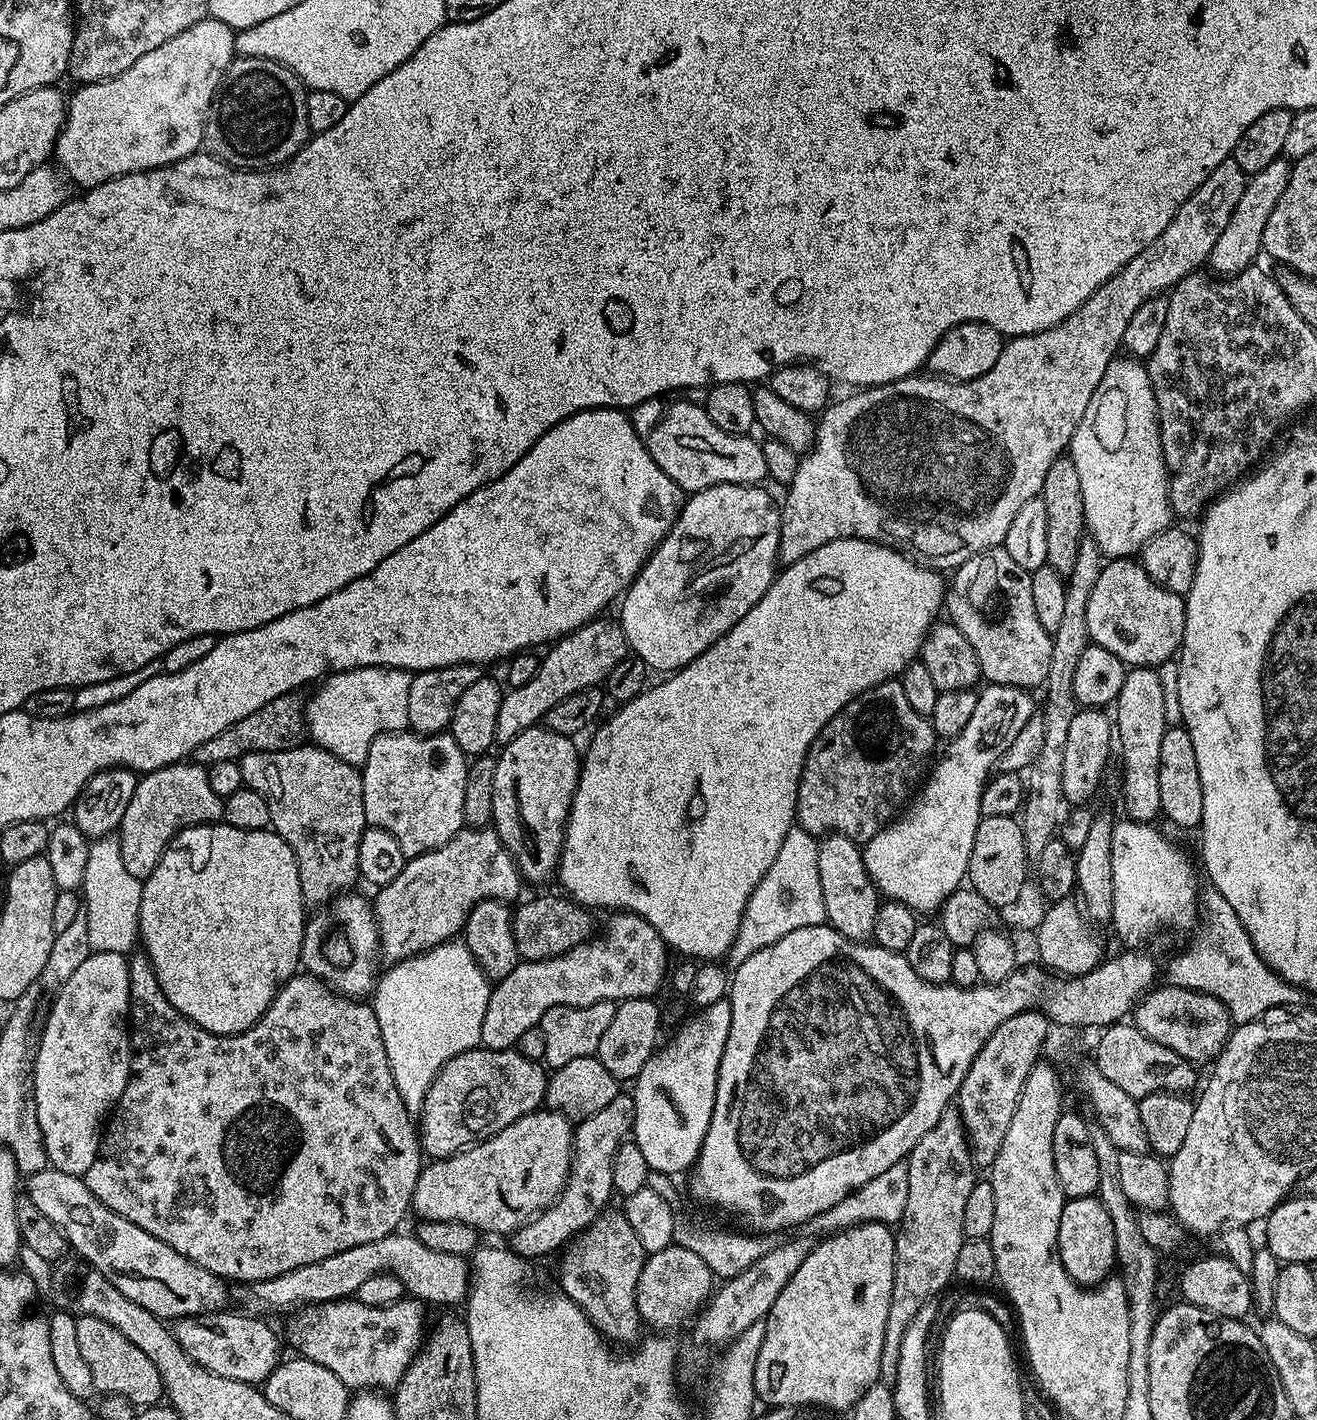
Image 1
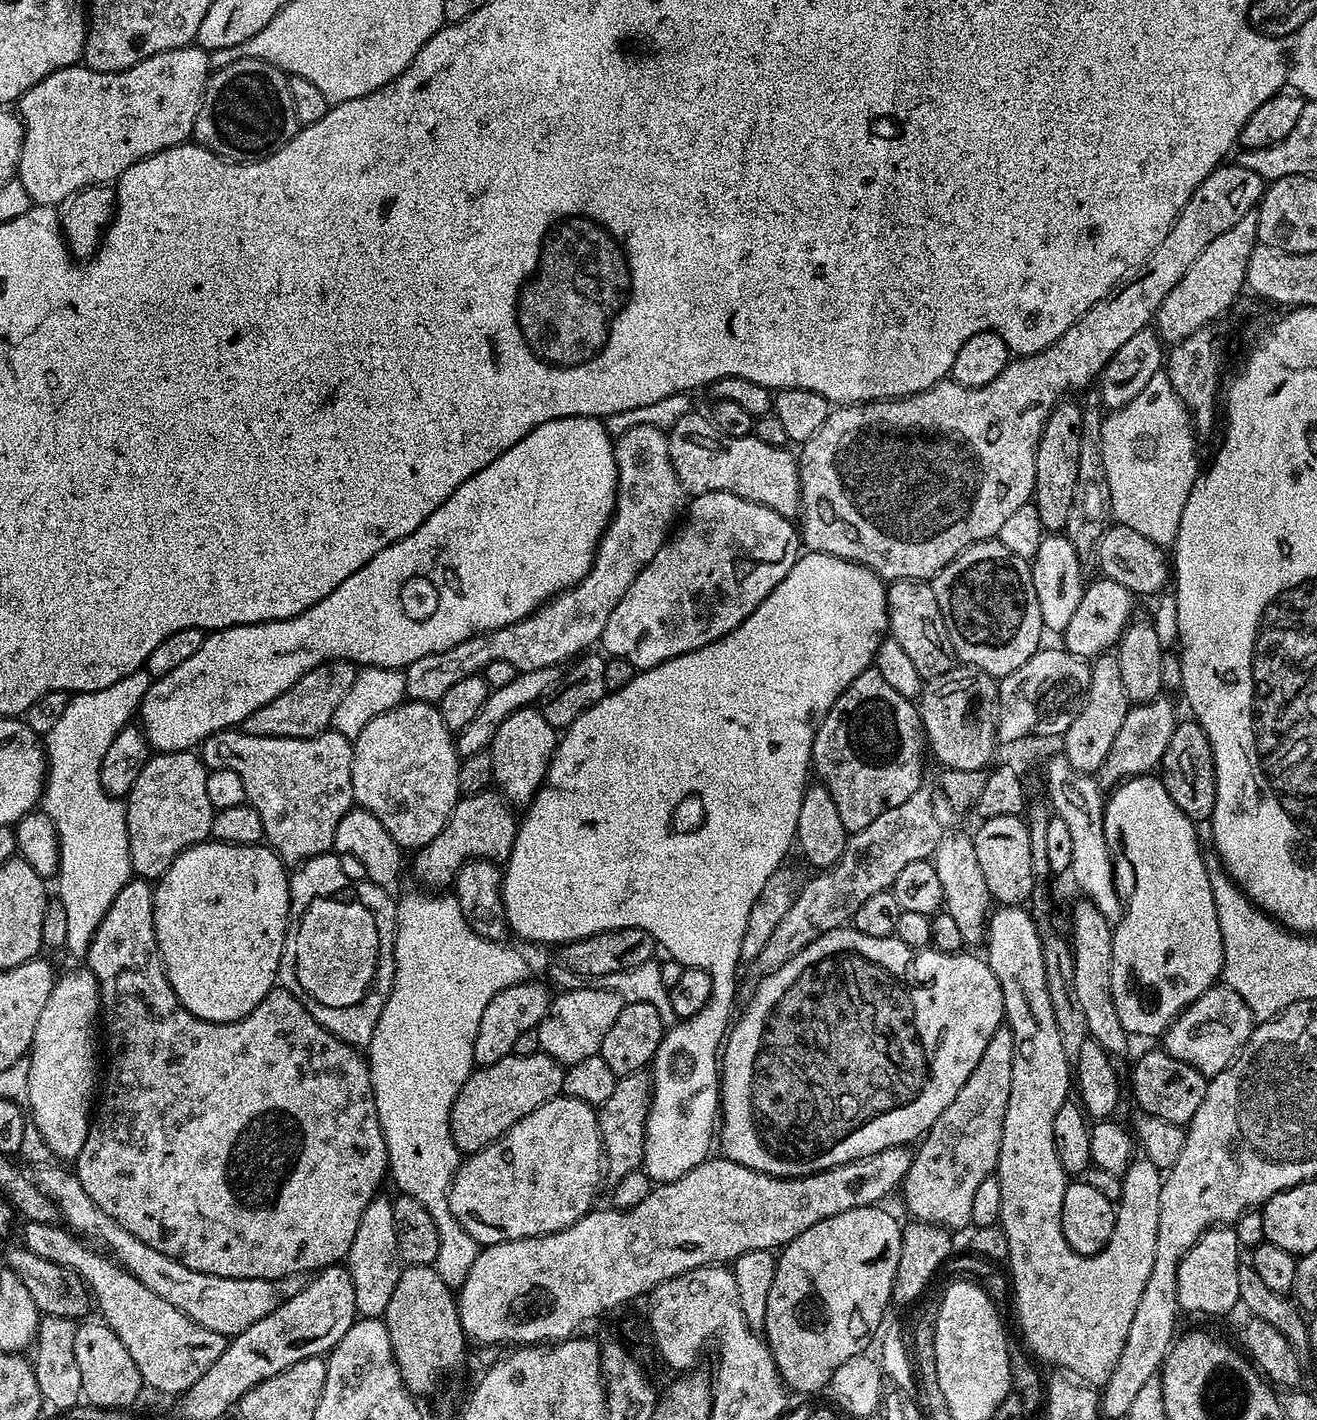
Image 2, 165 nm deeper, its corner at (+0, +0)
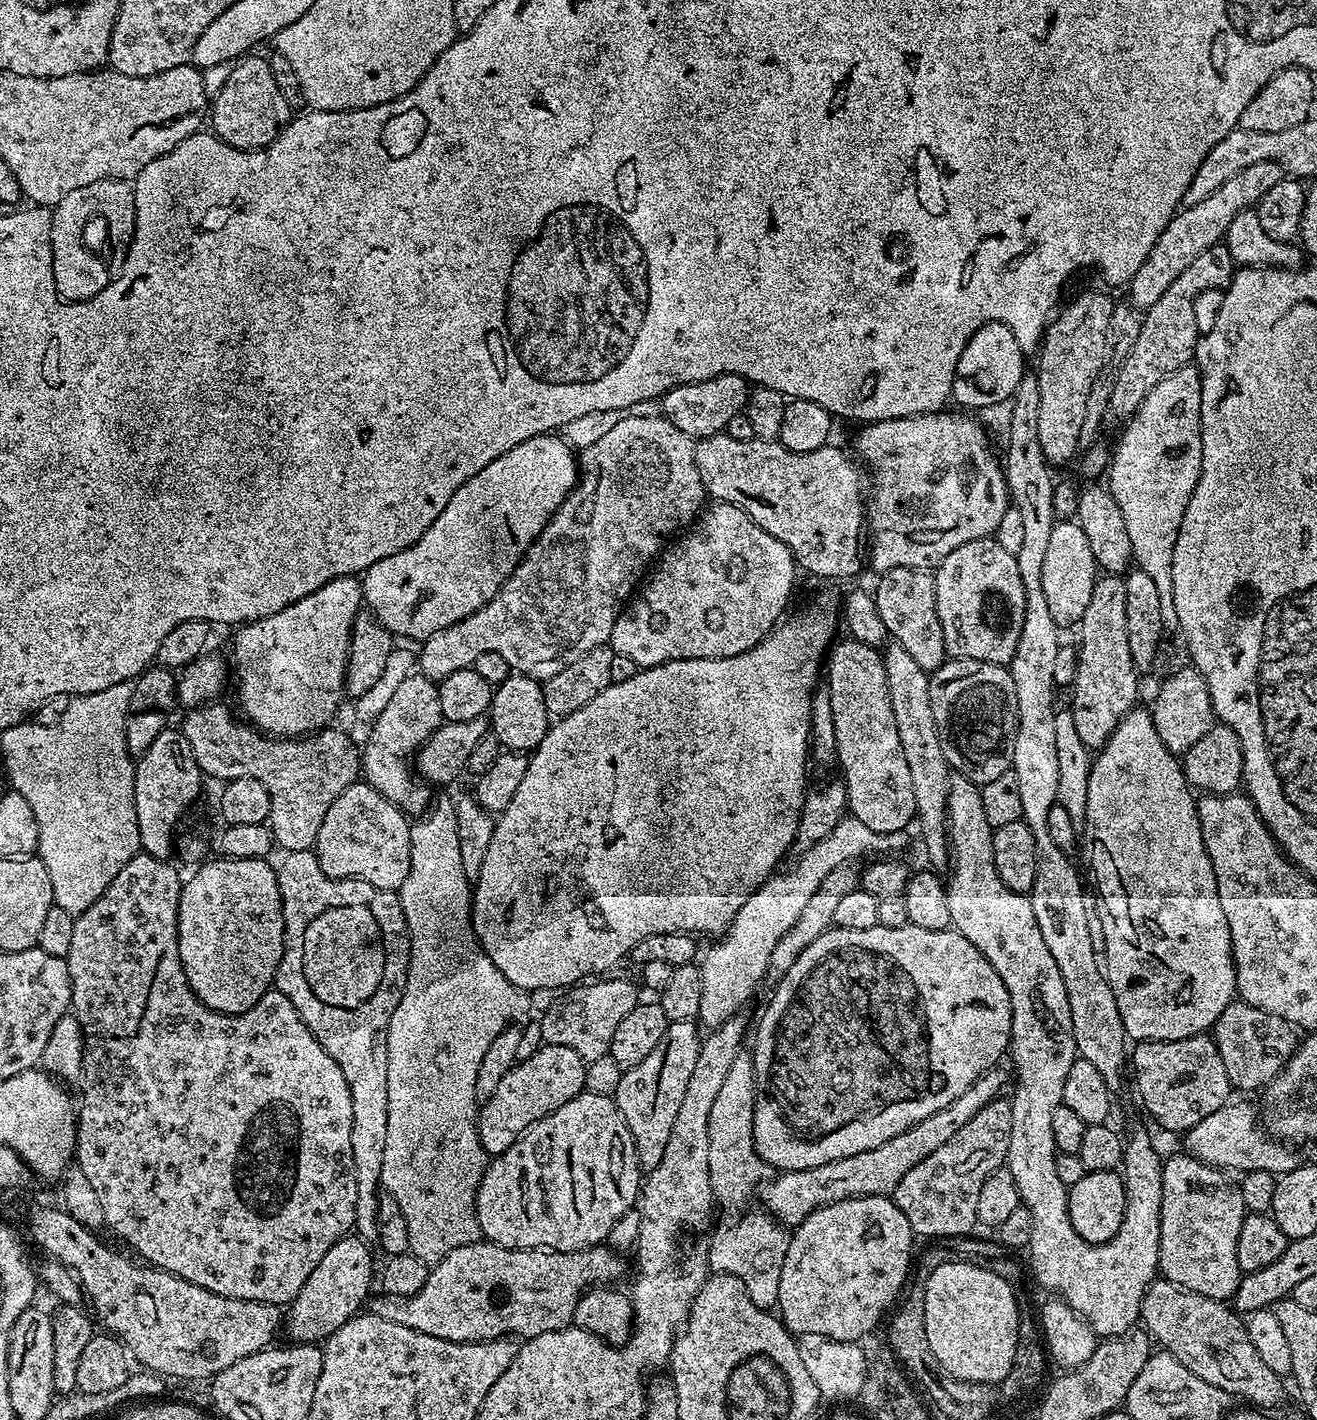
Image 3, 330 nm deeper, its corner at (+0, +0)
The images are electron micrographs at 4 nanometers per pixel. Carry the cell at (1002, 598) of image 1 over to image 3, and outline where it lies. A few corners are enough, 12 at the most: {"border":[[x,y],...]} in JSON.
{"border":[[994,538],[934,575],[947,655],[1009,665],[1024,618],[1015,555]]}

